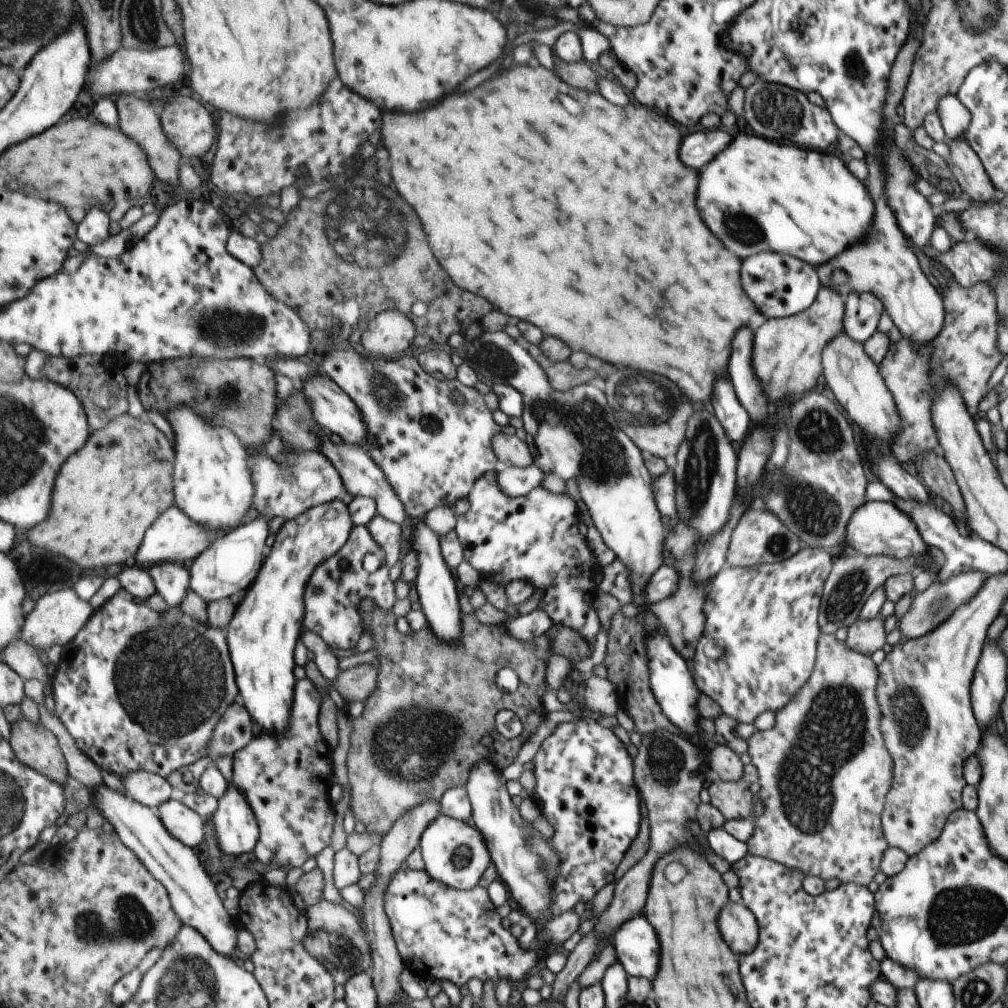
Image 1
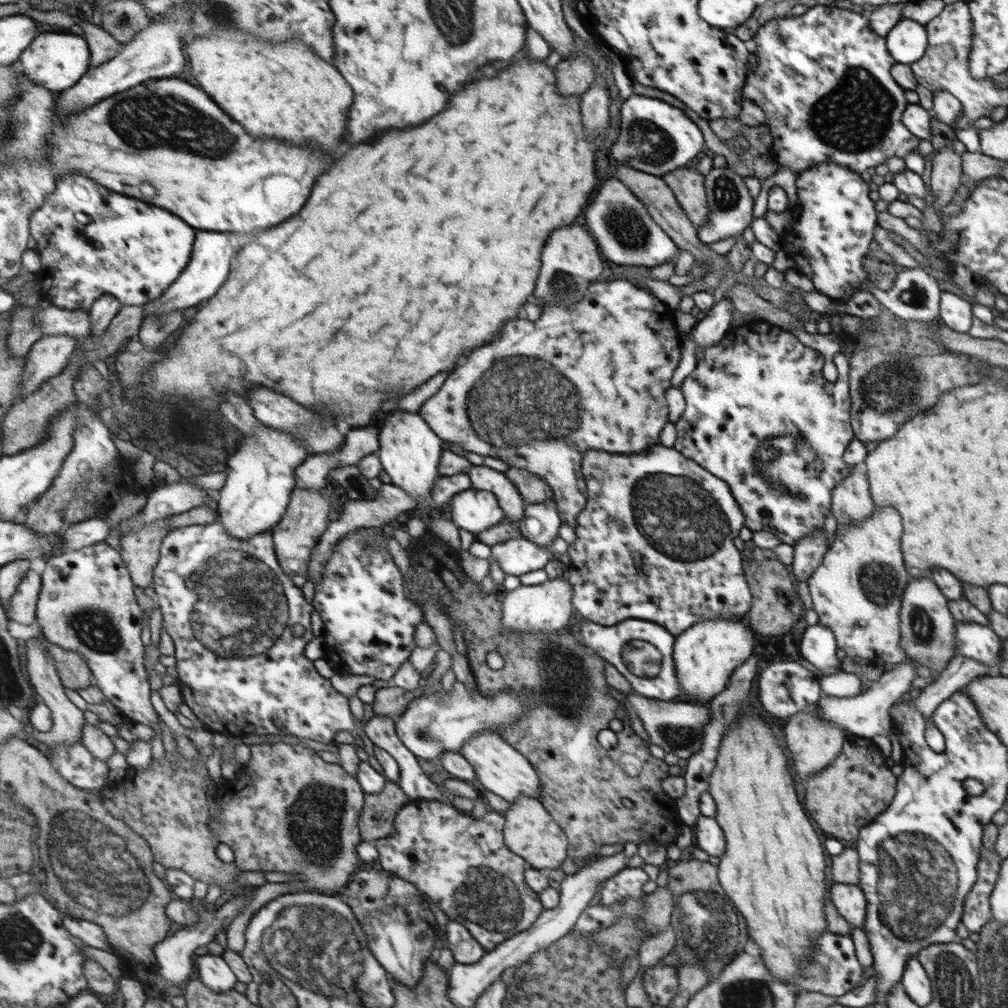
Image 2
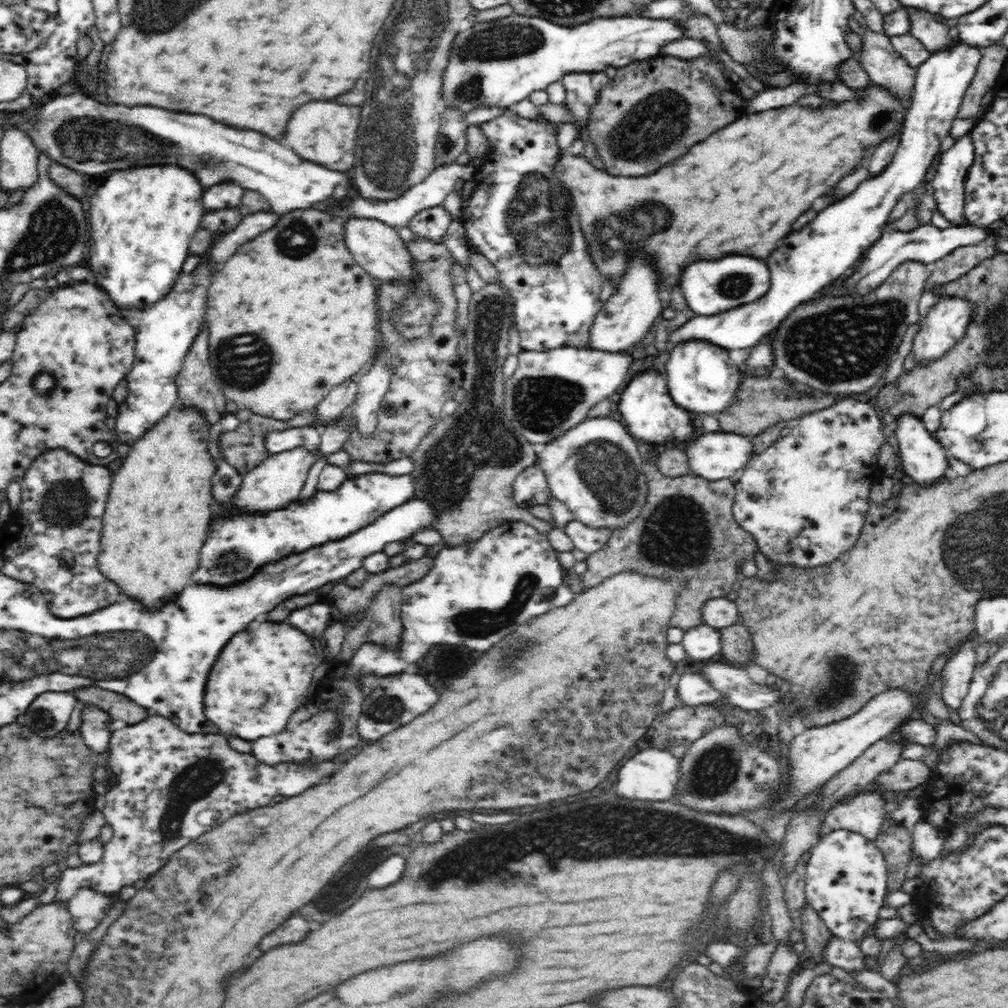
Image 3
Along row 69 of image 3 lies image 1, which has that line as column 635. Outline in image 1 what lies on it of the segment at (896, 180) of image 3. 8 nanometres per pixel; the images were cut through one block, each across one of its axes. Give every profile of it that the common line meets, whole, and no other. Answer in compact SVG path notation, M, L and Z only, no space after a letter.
M644 914L628 919L620 926L614 935L613 945L617 952L617 960L629 975L648 978L651 982L656 978L660 968L660 940L655 927Z

